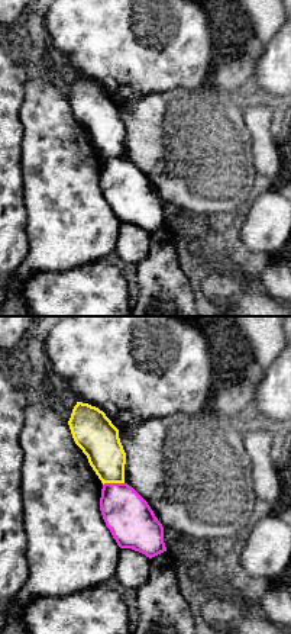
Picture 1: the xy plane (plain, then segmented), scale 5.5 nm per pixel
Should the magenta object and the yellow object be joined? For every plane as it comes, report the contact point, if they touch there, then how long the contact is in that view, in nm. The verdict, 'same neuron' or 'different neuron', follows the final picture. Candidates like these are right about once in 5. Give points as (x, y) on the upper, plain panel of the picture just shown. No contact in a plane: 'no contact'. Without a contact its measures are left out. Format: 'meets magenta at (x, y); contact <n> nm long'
meets magenta at (113, 158); contact 120 nm long

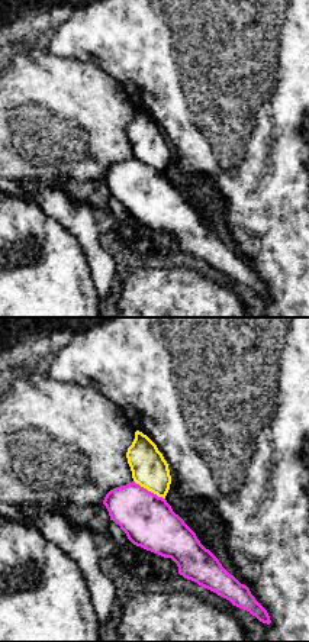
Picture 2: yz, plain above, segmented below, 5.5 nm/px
meets magenta at (150, 167); contact 200 nm long

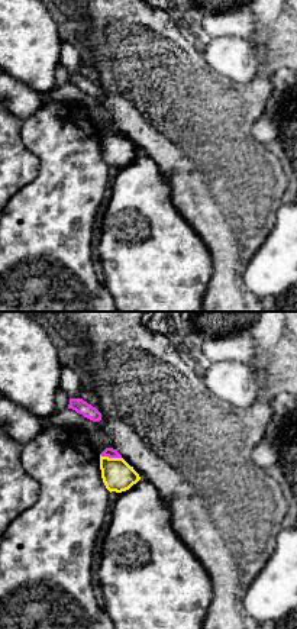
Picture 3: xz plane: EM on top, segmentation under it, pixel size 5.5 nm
meets magenta at (110, 132); contact 120 nm long

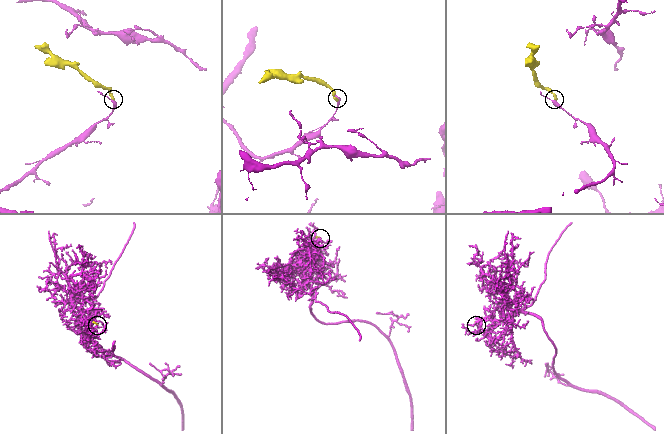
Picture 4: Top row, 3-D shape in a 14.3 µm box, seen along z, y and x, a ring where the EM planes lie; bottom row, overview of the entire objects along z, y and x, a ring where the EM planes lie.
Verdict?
different neuron

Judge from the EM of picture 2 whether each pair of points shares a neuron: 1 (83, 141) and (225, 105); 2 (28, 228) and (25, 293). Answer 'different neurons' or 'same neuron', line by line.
1: different neurons
2: same neuron

